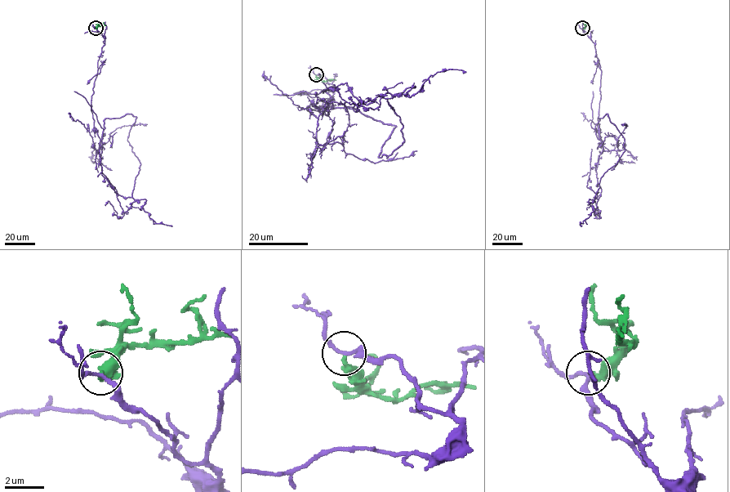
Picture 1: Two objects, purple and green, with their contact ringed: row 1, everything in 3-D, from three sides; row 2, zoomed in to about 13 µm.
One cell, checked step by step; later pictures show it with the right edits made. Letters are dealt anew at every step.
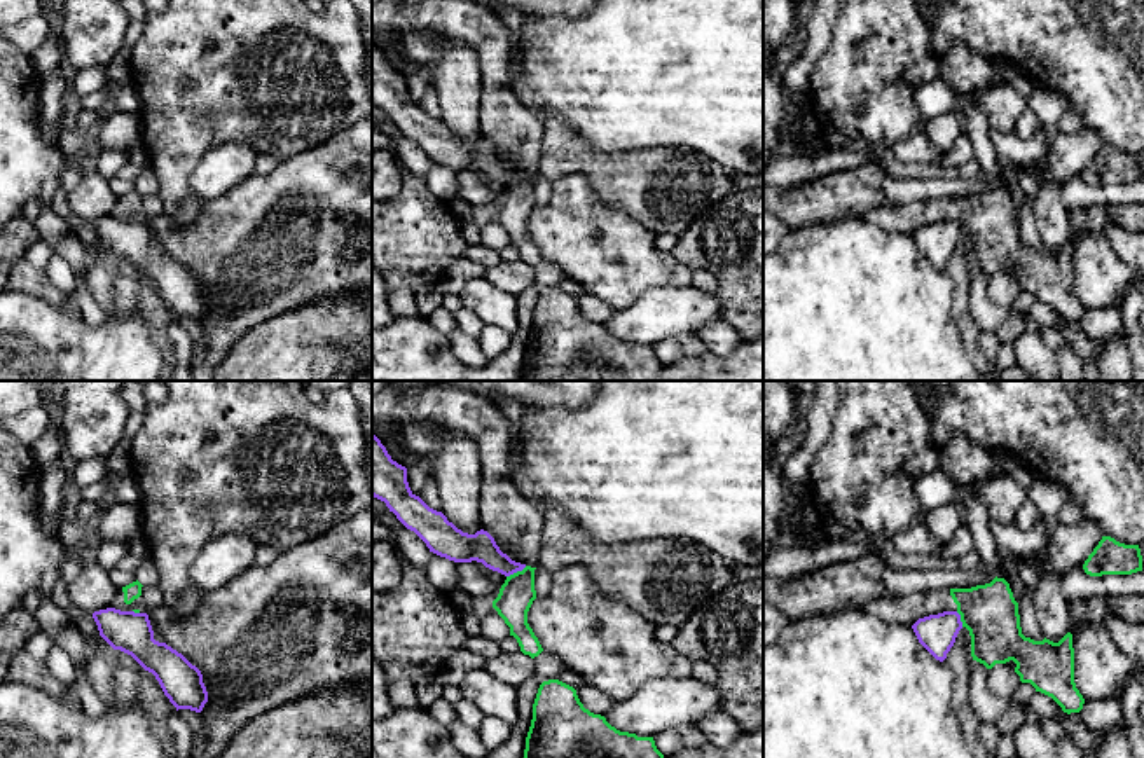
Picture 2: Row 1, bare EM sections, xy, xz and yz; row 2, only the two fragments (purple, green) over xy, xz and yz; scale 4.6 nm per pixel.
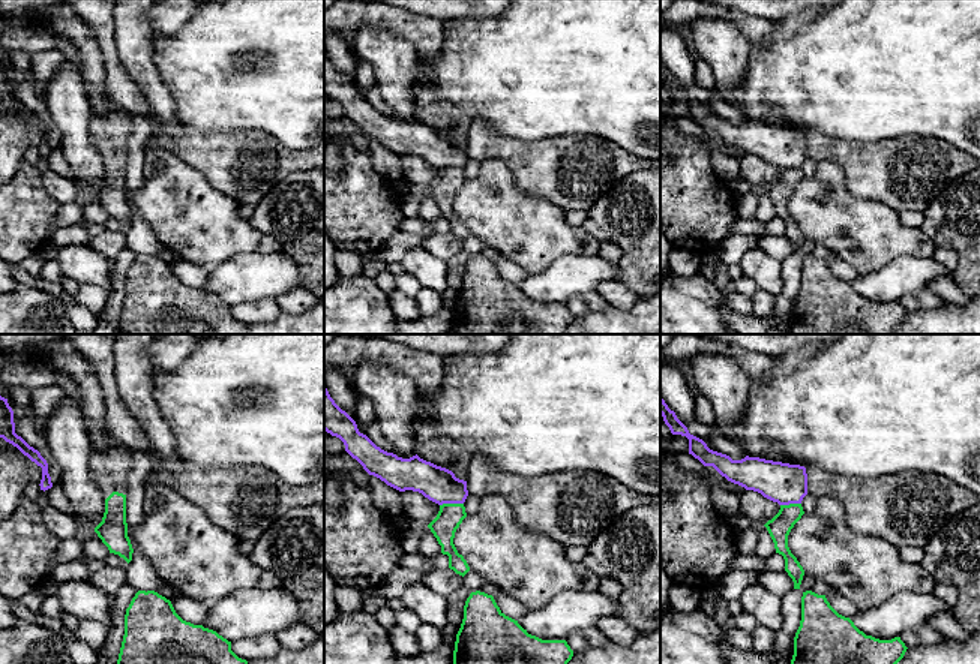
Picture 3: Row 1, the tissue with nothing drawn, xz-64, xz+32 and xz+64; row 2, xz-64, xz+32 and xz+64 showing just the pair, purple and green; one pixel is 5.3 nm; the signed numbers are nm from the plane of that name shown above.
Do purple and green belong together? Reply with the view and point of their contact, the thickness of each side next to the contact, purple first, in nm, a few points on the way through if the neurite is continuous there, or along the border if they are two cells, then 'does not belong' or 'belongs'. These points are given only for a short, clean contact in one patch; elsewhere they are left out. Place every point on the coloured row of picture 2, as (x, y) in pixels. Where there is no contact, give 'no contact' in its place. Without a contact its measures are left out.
meets purple in xz at (516, 571); 140 nm thick on the purple side, 160 nm on the other; border along xz (526, 566), (507, 577); does not belong

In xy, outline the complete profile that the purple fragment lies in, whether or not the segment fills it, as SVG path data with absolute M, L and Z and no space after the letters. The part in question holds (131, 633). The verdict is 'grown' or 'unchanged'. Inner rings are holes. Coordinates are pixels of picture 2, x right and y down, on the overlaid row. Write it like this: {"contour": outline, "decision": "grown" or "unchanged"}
{"contour": "M107 608L93 613L100 636L114 648L131 655L159 681L164 695L178 709L201 713L208 692L201 671L182 653L154 639L147 613Z", "decision": "unchanged"}

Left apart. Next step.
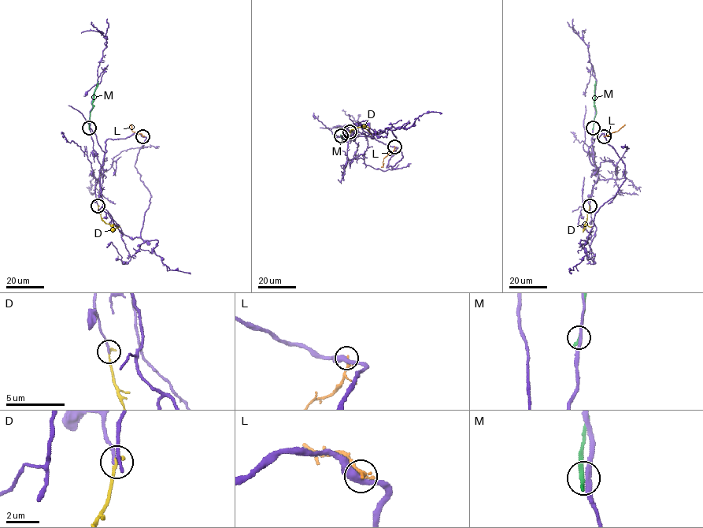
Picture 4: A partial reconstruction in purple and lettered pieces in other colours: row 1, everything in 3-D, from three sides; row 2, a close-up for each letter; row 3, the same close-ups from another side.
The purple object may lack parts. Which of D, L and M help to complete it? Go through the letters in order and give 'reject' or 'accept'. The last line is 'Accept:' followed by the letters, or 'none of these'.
D: accept
L: reject
M: reject
Accept: D

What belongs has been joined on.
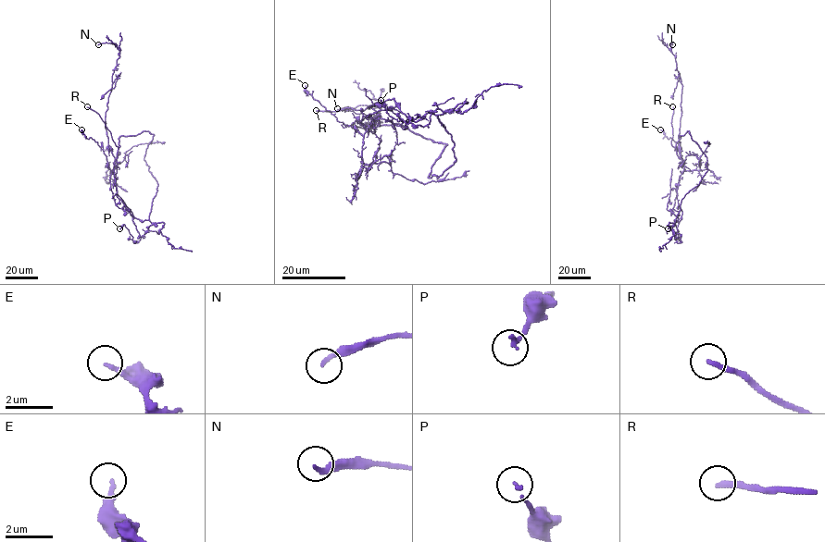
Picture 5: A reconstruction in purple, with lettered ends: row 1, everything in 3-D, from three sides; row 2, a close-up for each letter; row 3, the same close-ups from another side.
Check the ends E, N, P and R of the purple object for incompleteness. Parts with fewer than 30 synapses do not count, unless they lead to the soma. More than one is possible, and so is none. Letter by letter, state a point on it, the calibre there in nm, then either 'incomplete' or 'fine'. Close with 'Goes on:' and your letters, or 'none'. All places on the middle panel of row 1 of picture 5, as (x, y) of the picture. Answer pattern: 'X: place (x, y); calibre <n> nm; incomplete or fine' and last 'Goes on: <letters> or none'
E: place (305, 85); calibre 200 nm; fine
N: place (337, 108); calibre 200 nm; fine
P: place (381, 100); calibre 120 nm; fine
R: place (316, 110); calibre 240 nm; incomplete
Goes on: R

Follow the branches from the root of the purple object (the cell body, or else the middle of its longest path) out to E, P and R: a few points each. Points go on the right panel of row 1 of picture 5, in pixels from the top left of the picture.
E: (683, 170), (680, 146), (660, 129)
P: (683, 170), (672, 212), (679, 218), (674, 220), (672, 229), (681, 236), (680, 242), (676, 225), (668, 228)
R: (683, 170), (681, 160), (671, 143), (672, 106)

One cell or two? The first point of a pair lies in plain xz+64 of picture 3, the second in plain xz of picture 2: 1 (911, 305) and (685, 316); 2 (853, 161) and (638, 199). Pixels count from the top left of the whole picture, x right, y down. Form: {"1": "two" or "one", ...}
{"1": "two", "2": "one"}

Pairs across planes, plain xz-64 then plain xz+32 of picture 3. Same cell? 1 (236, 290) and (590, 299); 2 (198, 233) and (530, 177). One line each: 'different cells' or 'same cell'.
1: different cells
2: different cells

